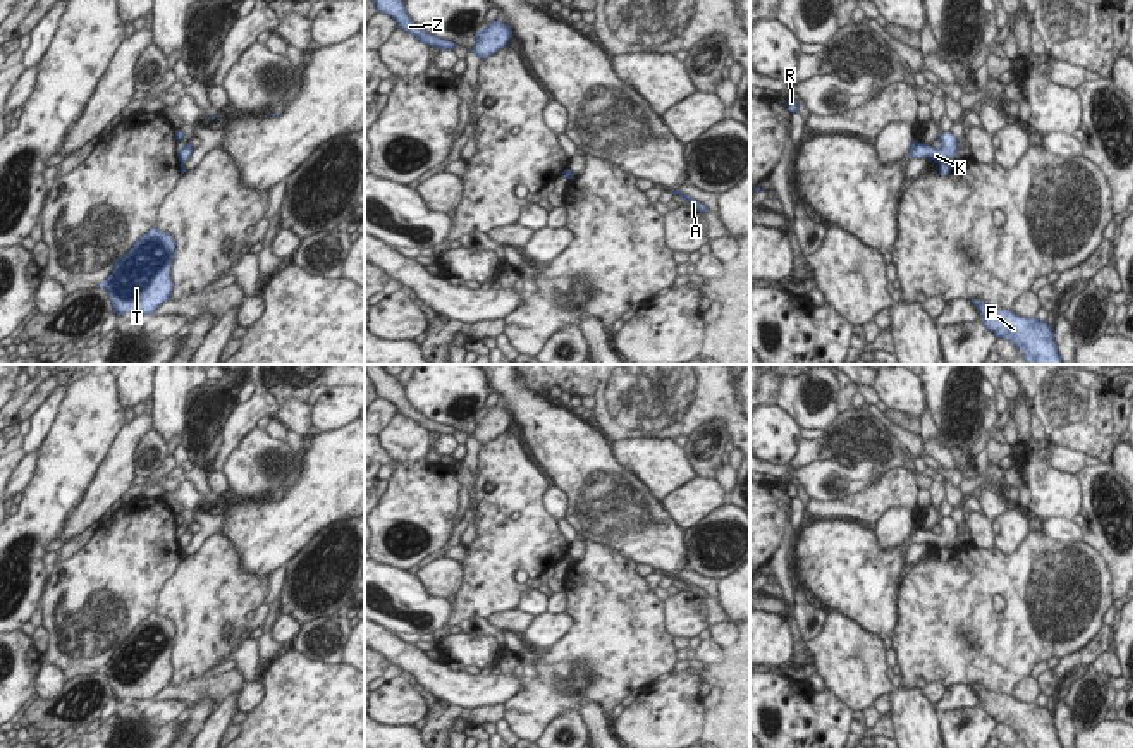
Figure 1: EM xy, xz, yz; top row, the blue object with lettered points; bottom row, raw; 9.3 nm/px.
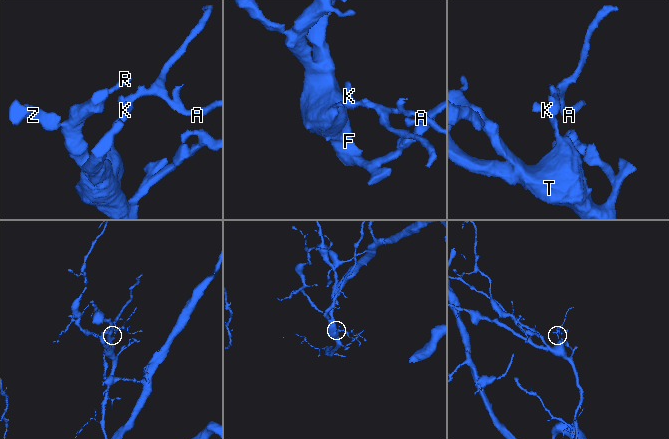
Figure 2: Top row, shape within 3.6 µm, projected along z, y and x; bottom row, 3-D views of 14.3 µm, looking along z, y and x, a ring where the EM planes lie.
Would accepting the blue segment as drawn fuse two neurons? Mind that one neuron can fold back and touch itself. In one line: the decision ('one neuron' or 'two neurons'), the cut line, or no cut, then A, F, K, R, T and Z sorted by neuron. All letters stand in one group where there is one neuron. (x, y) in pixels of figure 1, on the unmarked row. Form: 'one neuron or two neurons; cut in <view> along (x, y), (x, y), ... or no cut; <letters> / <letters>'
two neurons; cut in yz along (939, 547), (948, 549); A K / F R T Z

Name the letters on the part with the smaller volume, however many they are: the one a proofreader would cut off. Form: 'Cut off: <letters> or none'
Cut off: A, K

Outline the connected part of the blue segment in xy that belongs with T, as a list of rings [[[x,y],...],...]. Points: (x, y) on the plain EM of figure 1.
[[[153,611],[115,647],[98,673],[108,678],[117,702],[126,697],[136,702],[151,700],[170,685],[174,636],[174,623]]]

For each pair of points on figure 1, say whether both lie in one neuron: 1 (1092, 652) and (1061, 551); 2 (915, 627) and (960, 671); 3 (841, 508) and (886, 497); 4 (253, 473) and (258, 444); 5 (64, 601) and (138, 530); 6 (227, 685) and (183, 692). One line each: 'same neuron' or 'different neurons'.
1: different neurons
2: same neuron
3: same neuron
4: same neuron
5: same neuron
6: same neuron

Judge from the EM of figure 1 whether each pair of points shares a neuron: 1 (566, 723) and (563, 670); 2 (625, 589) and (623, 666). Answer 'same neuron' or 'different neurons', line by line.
1: different neurons
2: same neuron

